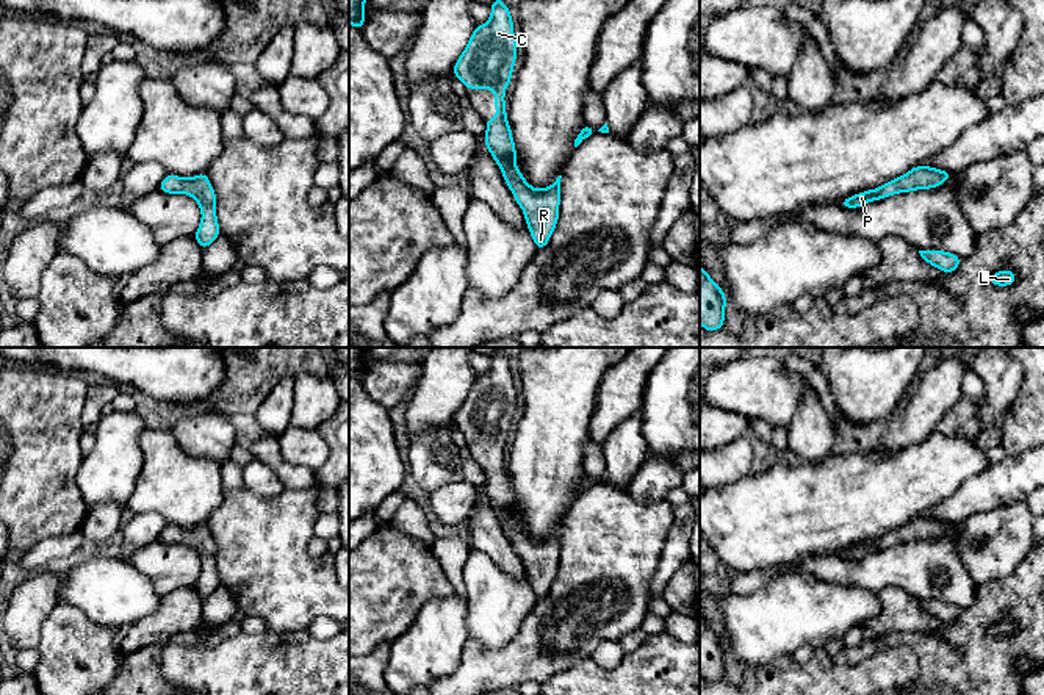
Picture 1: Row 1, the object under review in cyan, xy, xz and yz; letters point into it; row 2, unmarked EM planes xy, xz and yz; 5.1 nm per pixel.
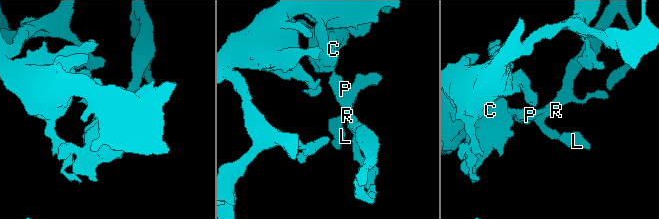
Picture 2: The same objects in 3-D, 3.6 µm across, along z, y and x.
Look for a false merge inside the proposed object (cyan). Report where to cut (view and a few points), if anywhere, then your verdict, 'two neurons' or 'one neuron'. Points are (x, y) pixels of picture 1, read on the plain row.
no cut; one neuron

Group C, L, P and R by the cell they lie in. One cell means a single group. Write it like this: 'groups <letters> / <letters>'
groups C L P R

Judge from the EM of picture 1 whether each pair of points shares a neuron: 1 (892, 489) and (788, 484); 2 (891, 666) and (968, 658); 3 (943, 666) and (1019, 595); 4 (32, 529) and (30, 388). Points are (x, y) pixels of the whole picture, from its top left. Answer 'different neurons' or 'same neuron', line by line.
1: same neuron
2: different neurons
3: same neuron
4: same neuron

